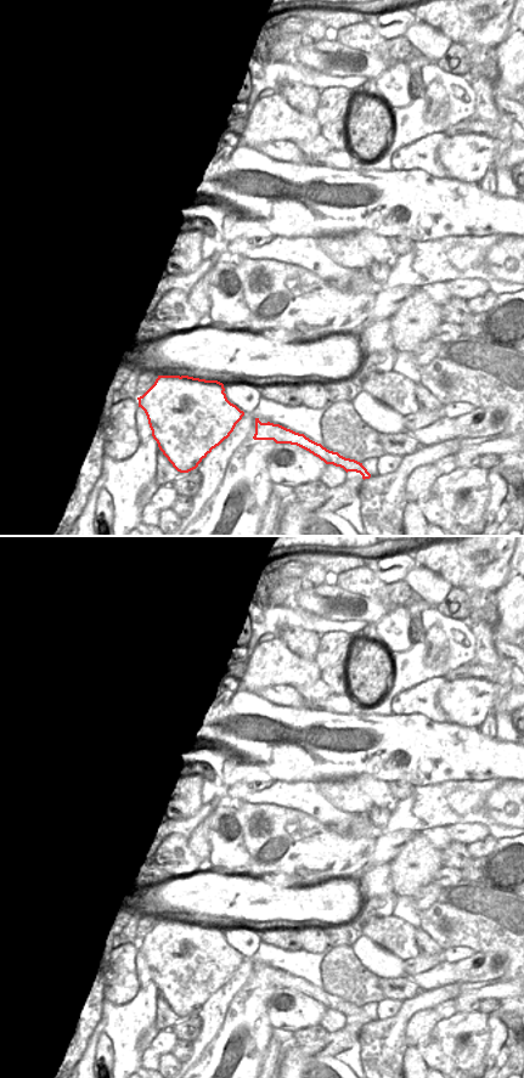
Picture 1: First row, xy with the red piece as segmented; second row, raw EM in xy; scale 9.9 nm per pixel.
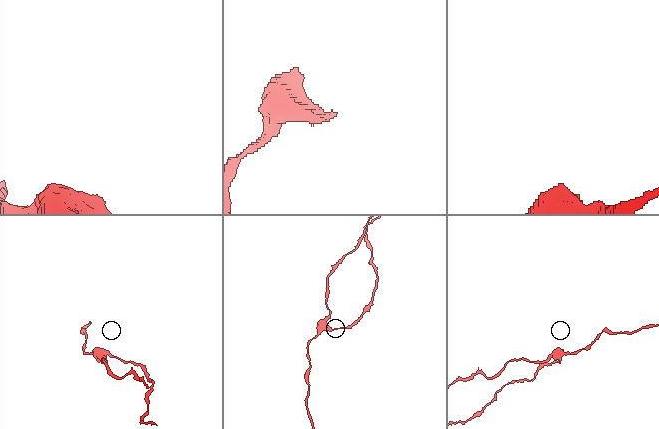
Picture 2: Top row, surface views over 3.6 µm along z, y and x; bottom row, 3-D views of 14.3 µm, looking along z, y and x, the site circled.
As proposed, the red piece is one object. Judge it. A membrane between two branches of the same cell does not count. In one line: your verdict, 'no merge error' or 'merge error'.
merge error

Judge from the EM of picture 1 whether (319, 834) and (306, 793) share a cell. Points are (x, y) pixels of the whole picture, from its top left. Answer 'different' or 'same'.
different

